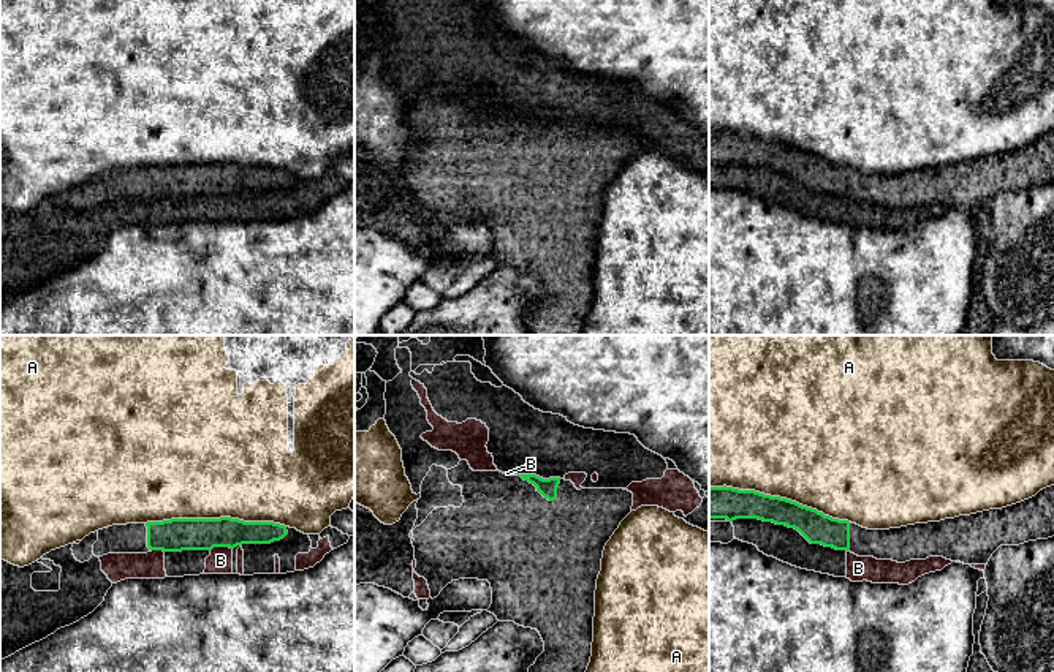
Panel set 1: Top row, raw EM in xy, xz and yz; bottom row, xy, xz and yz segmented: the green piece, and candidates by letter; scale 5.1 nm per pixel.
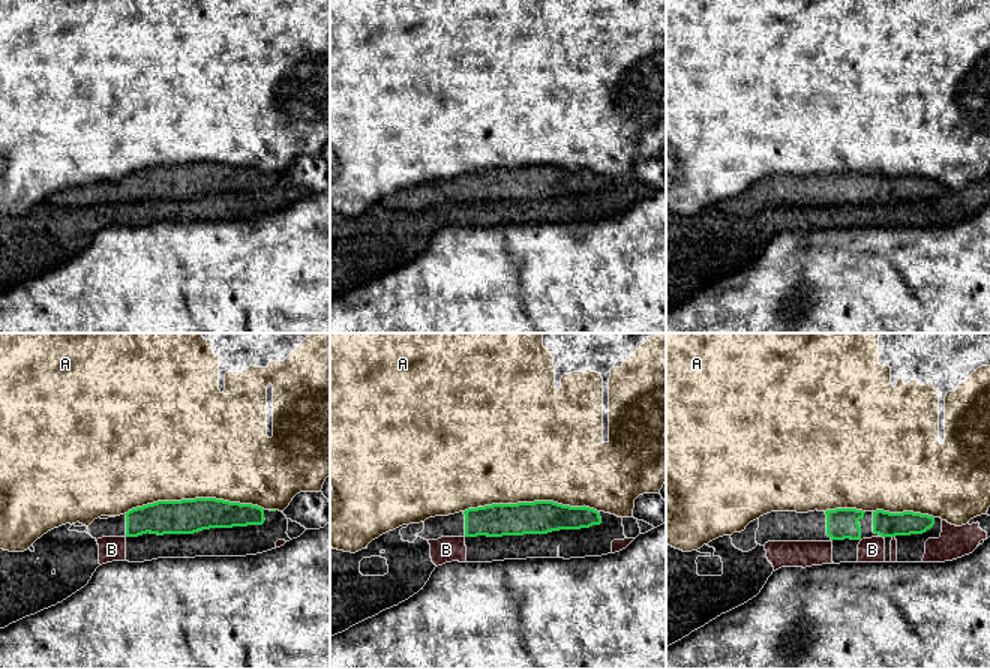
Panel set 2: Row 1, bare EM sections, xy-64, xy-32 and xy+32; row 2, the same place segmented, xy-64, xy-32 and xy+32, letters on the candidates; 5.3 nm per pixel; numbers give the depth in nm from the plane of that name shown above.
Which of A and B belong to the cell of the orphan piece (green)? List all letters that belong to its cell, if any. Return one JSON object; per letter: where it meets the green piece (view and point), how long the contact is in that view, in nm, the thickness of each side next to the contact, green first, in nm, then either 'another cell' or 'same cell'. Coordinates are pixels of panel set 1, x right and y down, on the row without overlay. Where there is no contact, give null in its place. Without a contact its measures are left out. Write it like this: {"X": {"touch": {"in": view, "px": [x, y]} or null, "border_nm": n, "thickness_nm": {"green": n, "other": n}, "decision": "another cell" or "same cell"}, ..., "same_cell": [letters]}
{"A": {"touch": {"in": "xy", "px": [216, 165]}, "border_nm": 700, "thickness_nm": {"green": 170, "other": 480}, "decision": "another cell"}, "B": {"touch": {"in": "xy", "px": [220, 192]}, "border_nm": 110, "thickness_nm": {"green": 170, "other": 130}, "decision": "another cell"}, "same_cell": []}

